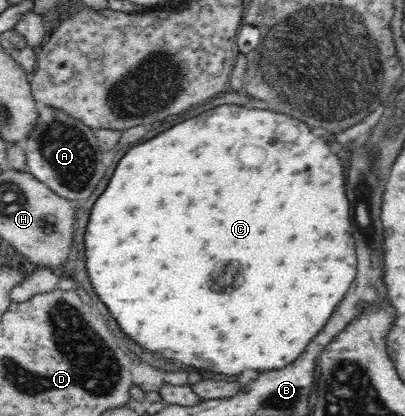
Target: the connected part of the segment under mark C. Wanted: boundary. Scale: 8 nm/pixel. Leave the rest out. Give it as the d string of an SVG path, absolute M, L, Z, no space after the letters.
M223 104L219 108L213 108L213 110L207 110L195 118L189 118L161 134L157 134L155 138L139 144L139 146L133 146L119 162L117 162L117 168L113 170L113 176L109 178L109 184L107 188L103 190L103 194L93 202L91 206L91 212L89 212L89 220L87 220L87 226L85 226L85 272L87 272L87 278L93 286L93 292L97 294L99 302L105 304L107 310L113 320L119 324L121 332L125 332L125 336L129 340L133 340L139 348L143 348L145 352L153 352L153 354L159 354L161 357L165 357L168 360L175 360L175 362L181 362L183 366L191 366L189 360L197 358L197 360L205 360L205 362L195 362L195 371L199 372L213 372L213 374L223 374L223 376L239 376L245 370L275 370L277 368L283 368L287 366L291 360L295 360L295 356L299 356L305 346L309 344L309 340L321 330L321 326L327 322L329 314L333 312L335 304L339 302L339 298L343 298L343 294L347 292L347 286L351 284L353 276L355 276L355 248L353 248L353 236L351 236L351 224L349 224L349 204L345 200L345 194L343 194L343 178L341 178L341 164L337 160L335 154L331 154L329 158L329 148L325 146L325 142L317 136L313 136L305 124L301 124L299 120L293 120L293 118L287 118L283 114L275 114L275 112L269 112L269 110L247 110L247 108L241 108L241 106L229 106L229 104Z

